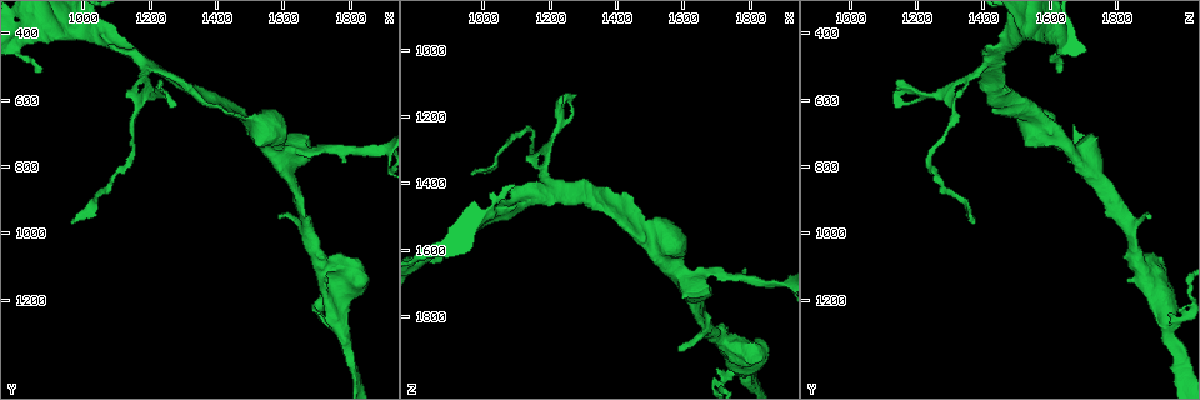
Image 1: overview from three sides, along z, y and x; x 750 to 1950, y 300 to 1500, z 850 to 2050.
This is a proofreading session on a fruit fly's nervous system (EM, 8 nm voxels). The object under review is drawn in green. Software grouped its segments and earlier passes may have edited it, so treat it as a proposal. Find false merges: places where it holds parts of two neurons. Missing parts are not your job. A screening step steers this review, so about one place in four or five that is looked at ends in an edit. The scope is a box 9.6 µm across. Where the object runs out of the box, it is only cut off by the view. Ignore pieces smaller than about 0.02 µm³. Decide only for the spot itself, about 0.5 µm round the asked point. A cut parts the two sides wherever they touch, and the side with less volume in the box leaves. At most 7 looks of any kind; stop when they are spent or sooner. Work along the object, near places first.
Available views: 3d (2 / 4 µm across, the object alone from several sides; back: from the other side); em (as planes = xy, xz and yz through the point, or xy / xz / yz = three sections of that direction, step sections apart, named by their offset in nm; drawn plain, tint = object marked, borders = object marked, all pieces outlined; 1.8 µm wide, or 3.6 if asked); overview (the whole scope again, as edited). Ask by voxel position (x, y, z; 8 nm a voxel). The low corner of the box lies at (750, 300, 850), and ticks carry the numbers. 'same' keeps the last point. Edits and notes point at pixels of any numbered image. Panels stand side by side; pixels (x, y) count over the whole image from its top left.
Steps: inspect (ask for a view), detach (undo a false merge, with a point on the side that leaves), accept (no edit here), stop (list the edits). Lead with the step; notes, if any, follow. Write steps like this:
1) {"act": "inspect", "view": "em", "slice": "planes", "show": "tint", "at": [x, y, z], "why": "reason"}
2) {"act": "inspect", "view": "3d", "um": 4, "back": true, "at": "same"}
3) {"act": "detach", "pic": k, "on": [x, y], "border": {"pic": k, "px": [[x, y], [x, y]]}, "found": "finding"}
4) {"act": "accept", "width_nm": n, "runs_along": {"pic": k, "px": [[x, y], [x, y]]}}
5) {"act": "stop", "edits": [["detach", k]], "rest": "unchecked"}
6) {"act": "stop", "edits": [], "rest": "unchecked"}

{"act": "inspect", "view": "em", "um": 3.6, "slice": "planes", "show": "tint", "at": [1780, 1130, 1930], "why": "four or more arms meet"}

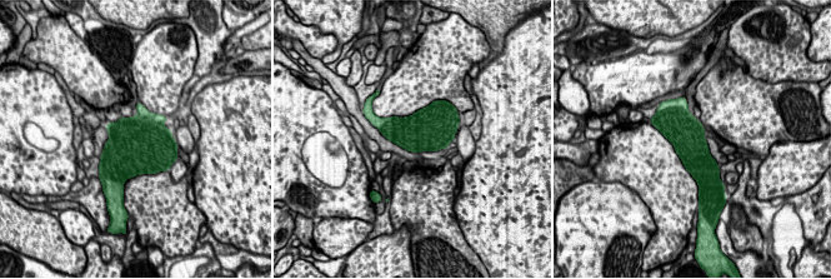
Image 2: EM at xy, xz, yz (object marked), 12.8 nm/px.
{"act": "accept", "found": "one neuron here"}

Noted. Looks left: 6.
{"act": "inspect", "view": "3d", "um": 4, "at": [1500, 660, 1570], "why": "sudden change in width"}

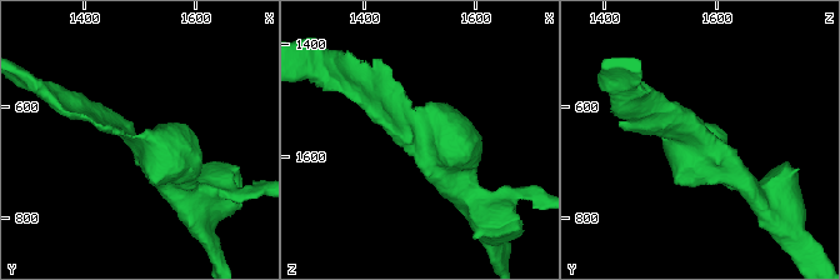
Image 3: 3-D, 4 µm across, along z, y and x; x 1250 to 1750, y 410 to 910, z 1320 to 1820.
{"act": "inspect", "view": "em", "slice": "planes", "show": "tint", "at": [1495, 665, 1575]}

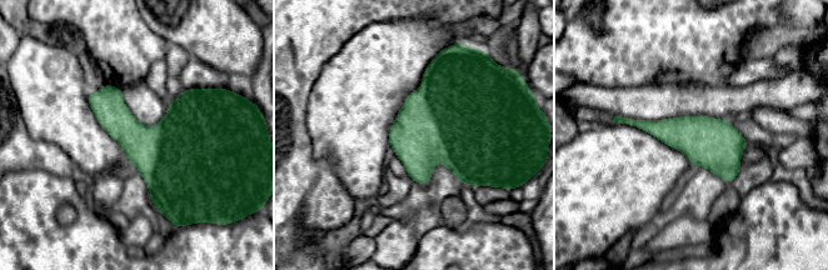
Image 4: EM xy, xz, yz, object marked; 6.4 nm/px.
{"act": "accept", "found": "all the same neuron"}

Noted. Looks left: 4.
{"act": "inspect", "view": "em", "slice": "yz", "step": 4, "show": "tint", "at": [950, 400, 1540], "why": "touches itself"}

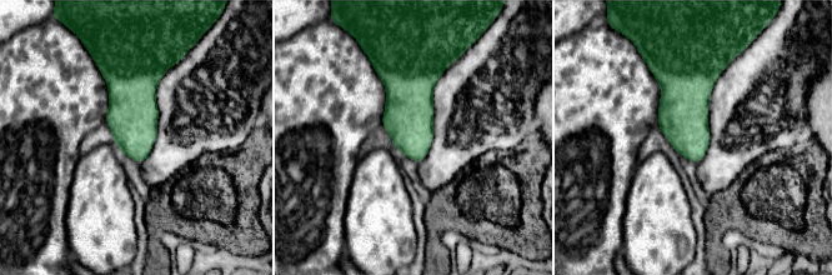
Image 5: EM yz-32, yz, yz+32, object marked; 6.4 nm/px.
{"act": "inspect", "view": "em", "slice": "planes", "show": "tint", "at": "same"}

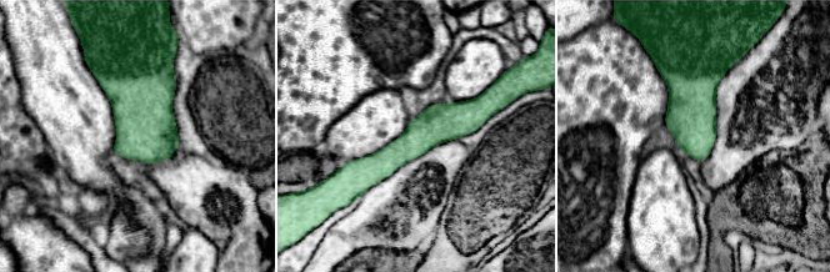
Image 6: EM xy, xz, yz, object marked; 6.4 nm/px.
{"act": "accept", "runs_along": {"pic": 6, "px": [[486, 112], [346, 165]]}, "found": "continuous, no second neuron"}

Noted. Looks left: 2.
{"act": "stop", "edits": [], "rest": "unchecked"}

